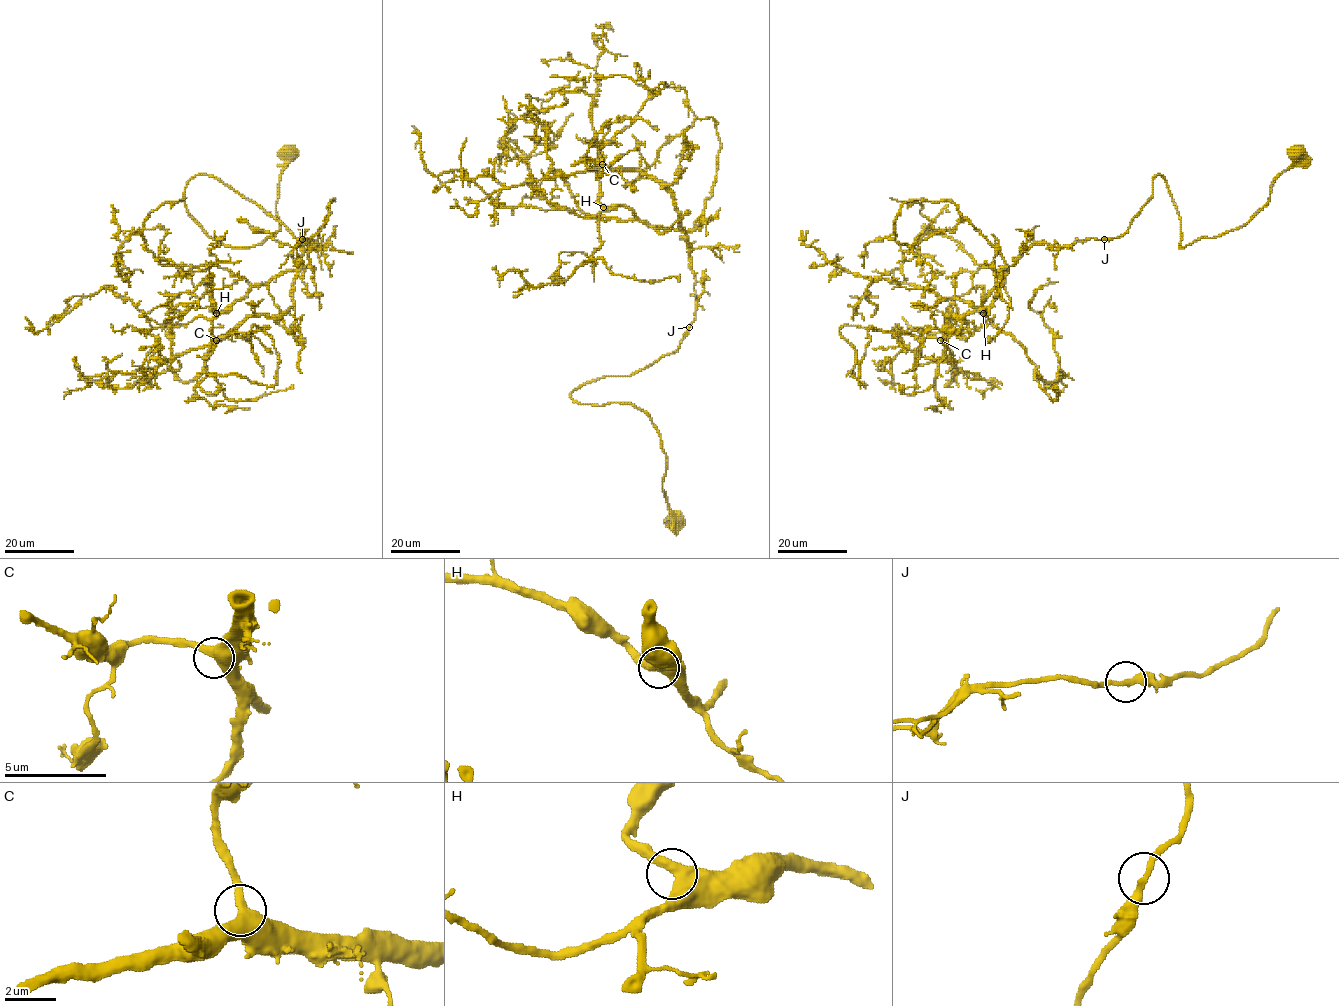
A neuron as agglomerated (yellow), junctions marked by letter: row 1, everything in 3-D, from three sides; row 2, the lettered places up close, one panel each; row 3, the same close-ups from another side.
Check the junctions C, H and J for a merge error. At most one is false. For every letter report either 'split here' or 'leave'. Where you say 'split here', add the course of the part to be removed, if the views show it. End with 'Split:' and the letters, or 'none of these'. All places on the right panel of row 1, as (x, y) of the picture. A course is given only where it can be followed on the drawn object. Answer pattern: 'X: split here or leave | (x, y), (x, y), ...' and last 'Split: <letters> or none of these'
C: leave
H: leave
J: leave
Split: none of these

